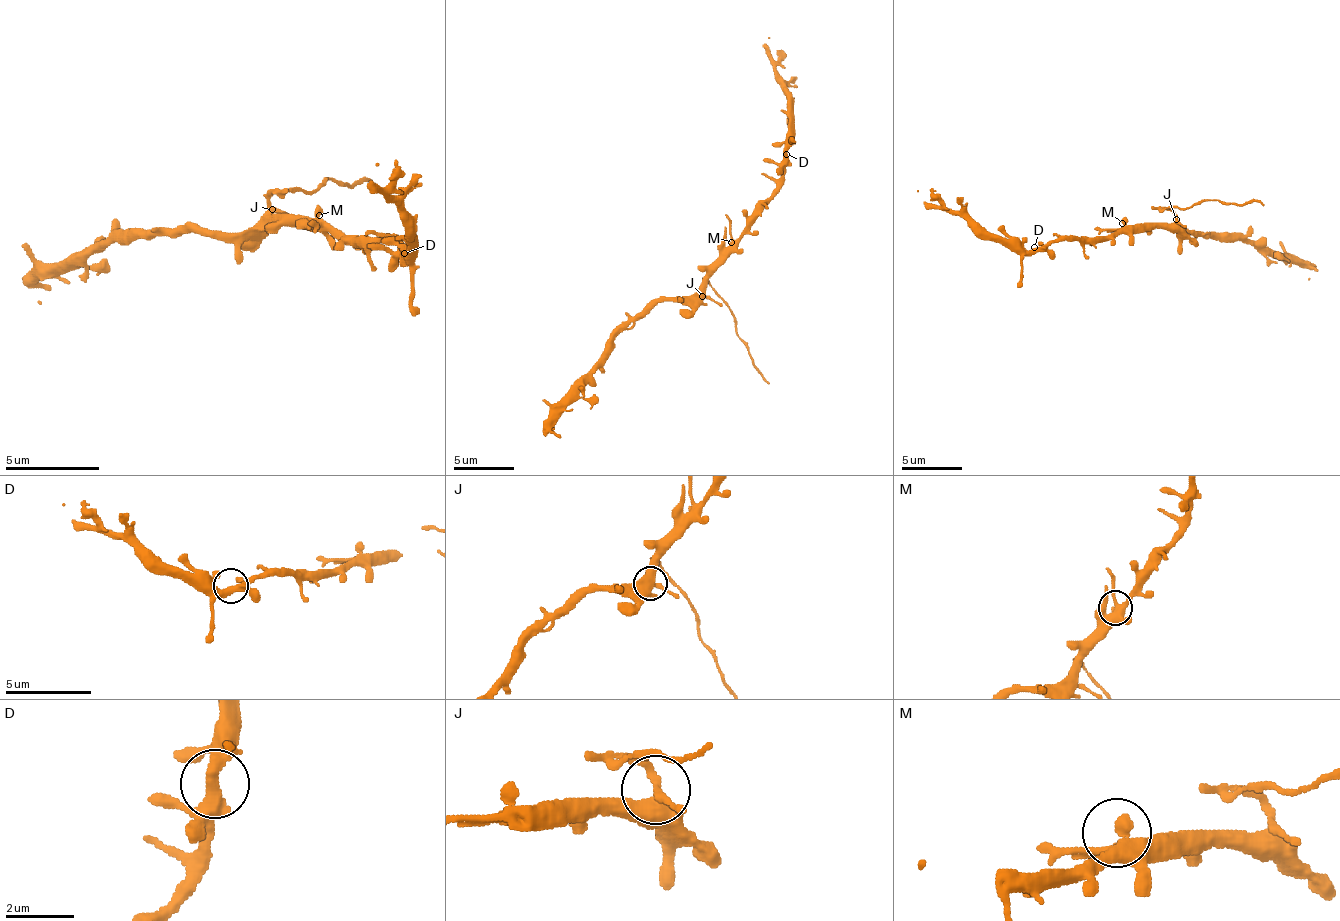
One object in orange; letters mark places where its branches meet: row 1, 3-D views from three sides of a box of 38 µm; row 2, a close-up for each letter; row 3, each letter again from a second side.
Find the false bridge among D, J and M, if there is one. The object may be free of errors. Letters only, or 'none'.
J

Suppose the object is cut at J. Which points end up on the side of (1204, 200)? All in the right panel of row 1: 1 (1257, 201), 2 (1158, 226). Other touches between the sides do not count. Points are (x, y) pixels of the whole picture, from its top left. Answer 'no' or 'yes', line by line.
1: yes
2: no

